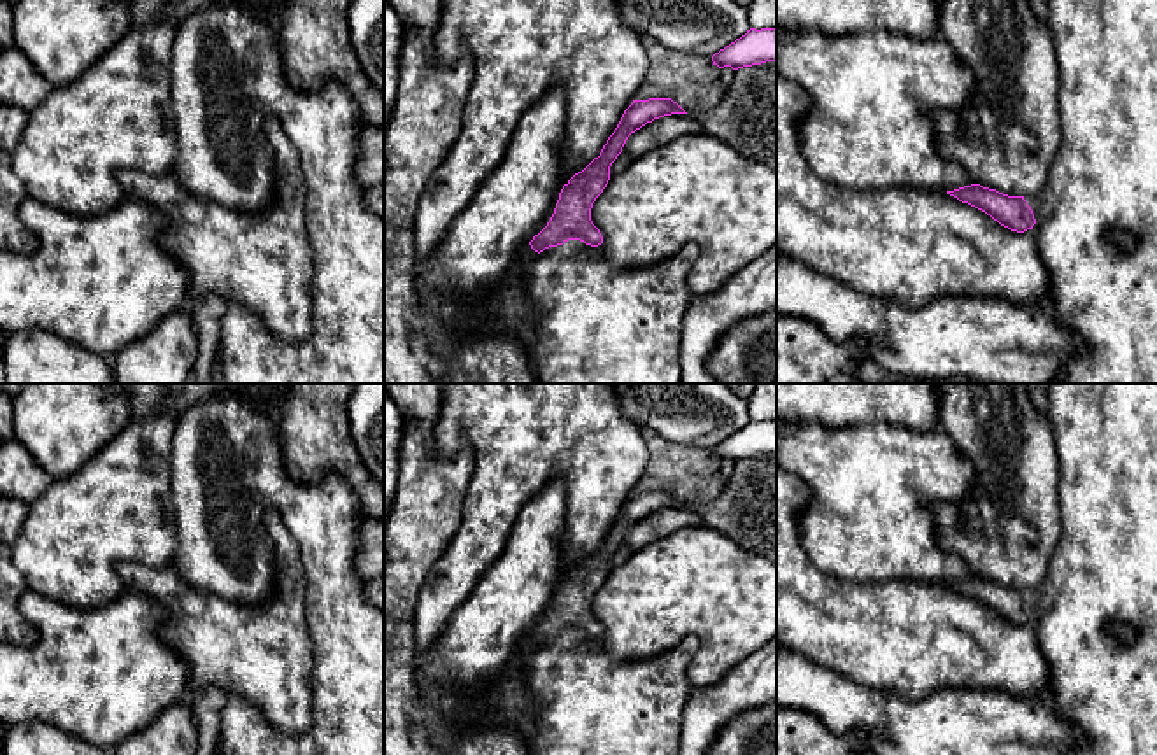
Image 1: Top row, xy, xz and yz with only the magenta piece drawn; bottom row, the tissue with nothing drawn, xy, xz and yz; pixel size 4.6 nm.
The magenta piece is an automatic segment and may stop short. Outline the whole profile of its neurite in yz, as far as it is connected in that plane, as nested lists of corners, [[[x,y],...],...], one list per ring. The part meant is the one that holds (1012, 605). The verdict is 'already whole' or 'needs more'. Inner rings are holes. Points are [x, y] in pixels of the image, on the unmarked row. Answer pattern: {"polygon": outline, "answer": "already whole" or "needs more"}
{"polygon": [[[1048,384],[1047,415],[1055,440],[1061,520],[1059,540],[1052,552],[1047,576],[1040,585],[1029,589],[1008,589],[980,576],[947,583],[947,587],[985,604],[1011,624],[1034,624],[1040,652],[1048,666],[1052,681],[1047,702],[1057,716],[1071,722],[1087,737],[1083,744],[1071,746],[1068,755],[1157,755],[1157,384]],[[1111,622],[1136,629],[1138,636],[1122,643],[1106,631]]], "answer": "needs more"}

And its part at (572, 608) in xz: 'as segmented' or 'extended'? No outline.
extended

